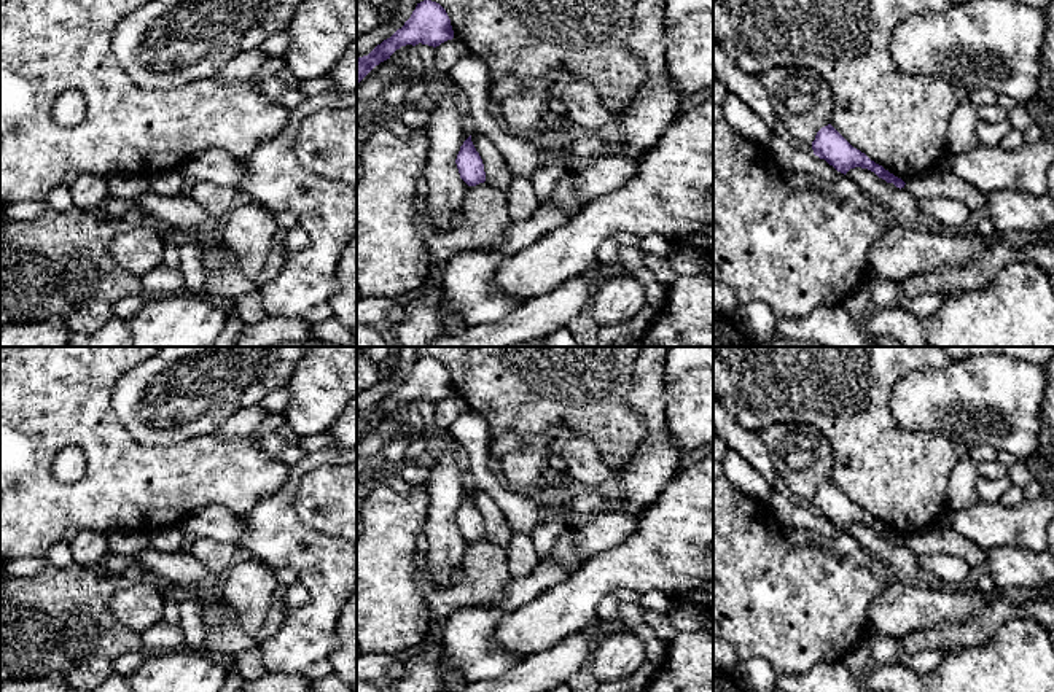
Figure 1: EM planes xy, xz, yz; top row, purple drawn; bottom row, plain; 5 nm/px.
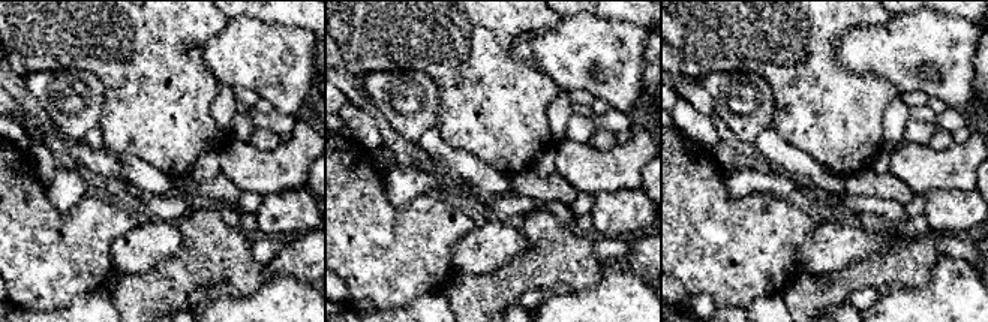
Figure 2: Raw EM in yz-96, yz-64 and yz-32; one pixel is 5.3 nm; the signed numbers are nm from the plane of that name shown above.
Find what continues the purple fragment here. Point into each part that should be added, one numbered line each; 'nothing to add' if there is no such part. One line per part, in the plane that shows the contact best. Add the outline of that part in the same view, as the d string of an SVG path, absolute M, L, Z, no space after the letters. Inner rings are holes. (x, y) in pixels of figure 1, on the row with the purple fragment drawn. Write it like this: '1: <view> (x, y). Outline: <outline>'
nothing to add

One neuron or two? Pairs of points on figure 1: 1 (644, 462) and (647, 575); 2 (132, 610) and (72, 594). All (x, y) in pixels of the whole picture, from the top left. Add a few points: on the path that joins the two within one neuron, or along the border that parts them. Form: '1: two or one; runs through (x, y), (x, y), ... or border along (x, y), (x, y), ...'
1: two; border along (669, 481), (661, 489), (658, 498), (645, 509)
2: two; border along (123, 581), (112, 598), (110, 611), (134, 632)

